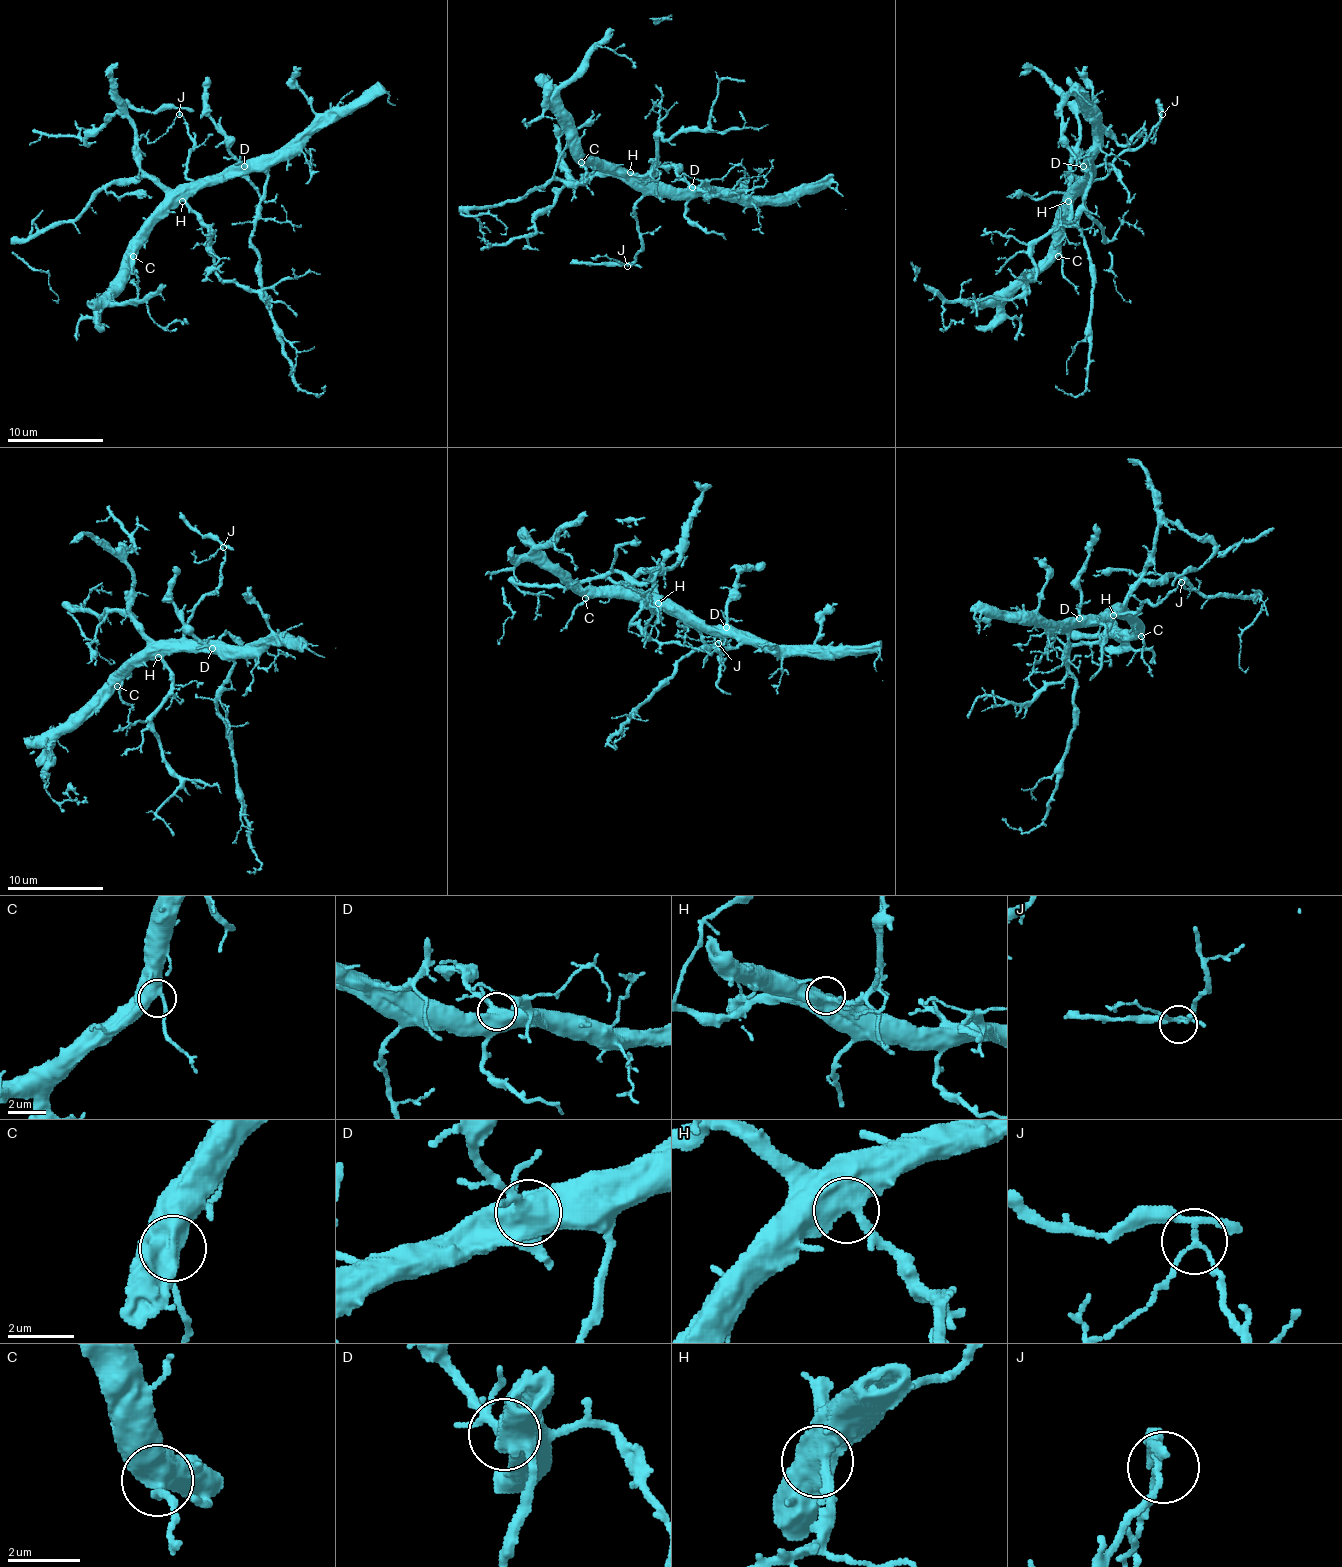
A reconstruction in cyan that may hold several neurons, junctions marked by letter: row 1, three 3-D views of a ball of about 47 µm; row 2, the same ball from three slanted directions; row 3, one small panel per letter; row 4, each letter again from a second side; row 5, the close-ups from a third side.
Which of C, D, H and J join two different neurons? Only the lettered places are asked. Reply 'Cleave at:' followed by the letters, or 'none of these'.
Cleave at: none of these

